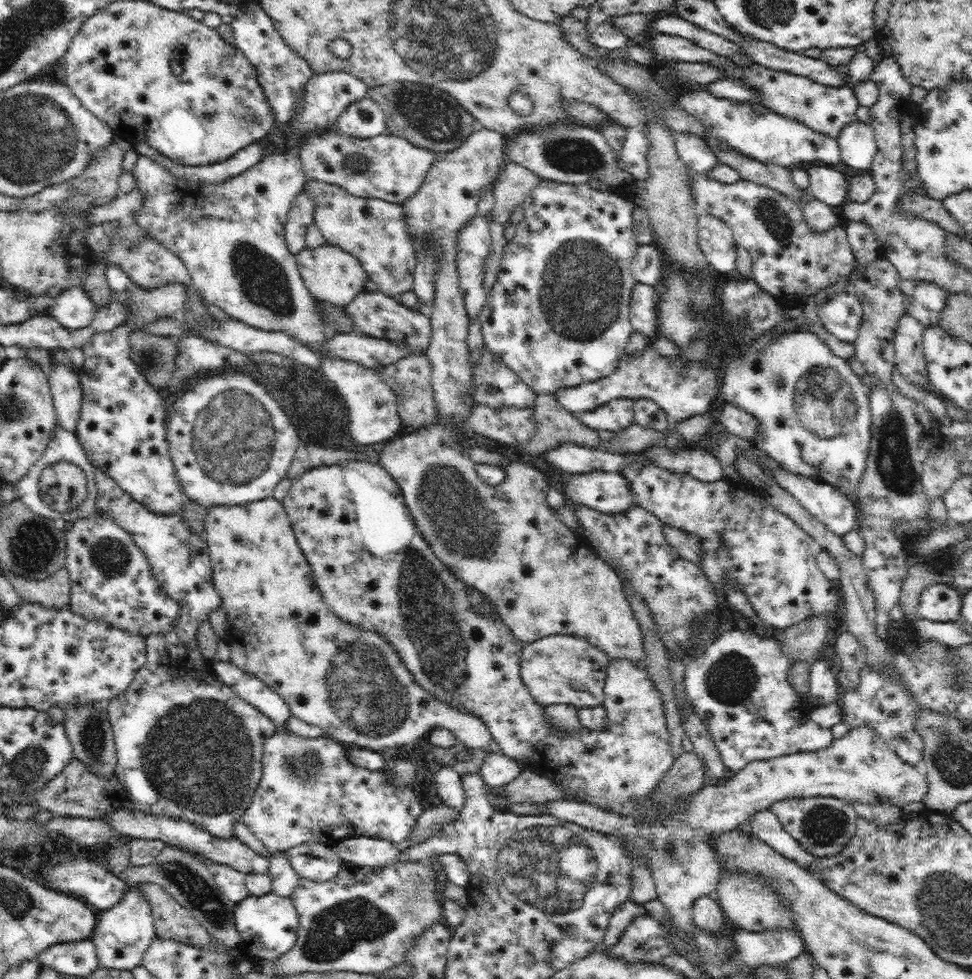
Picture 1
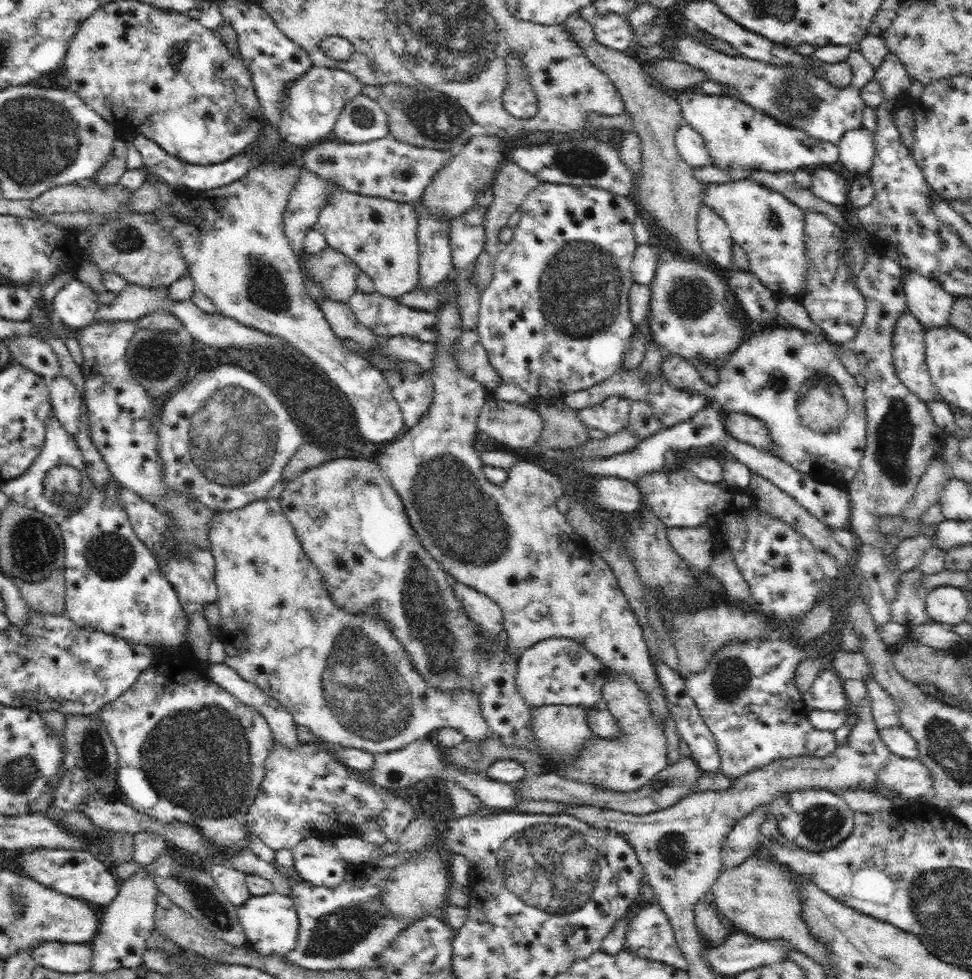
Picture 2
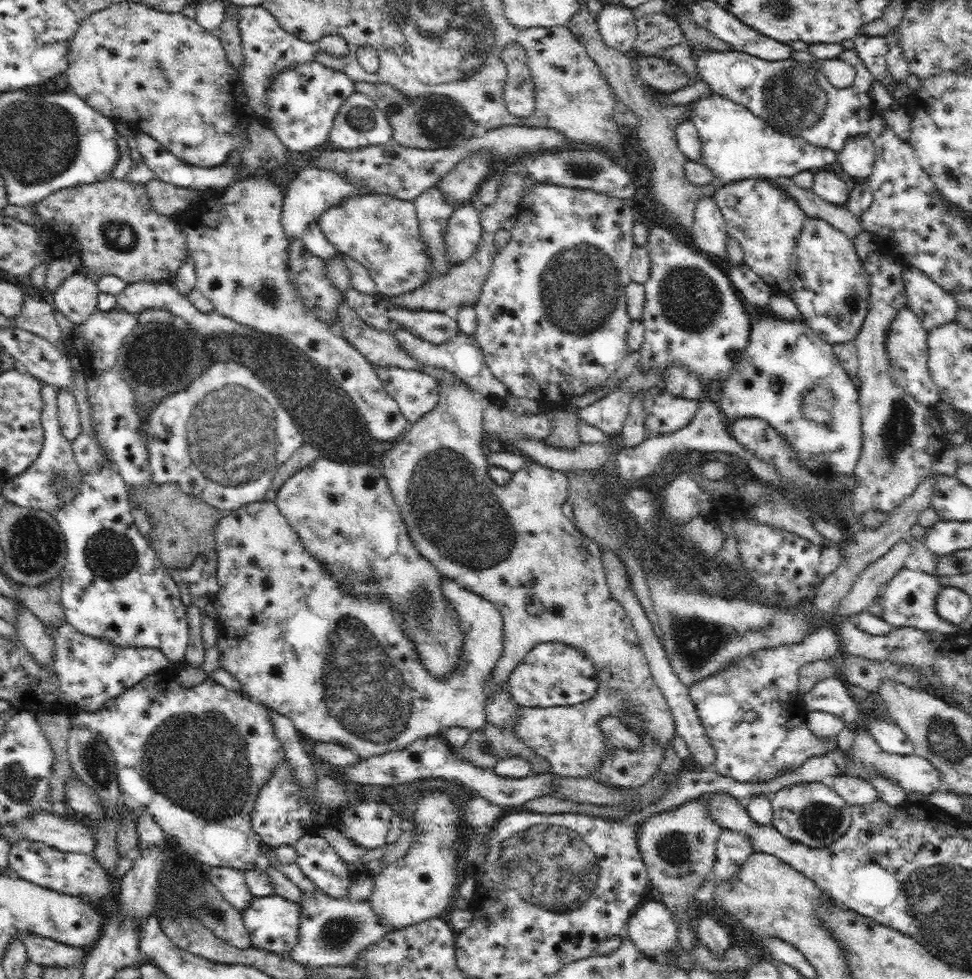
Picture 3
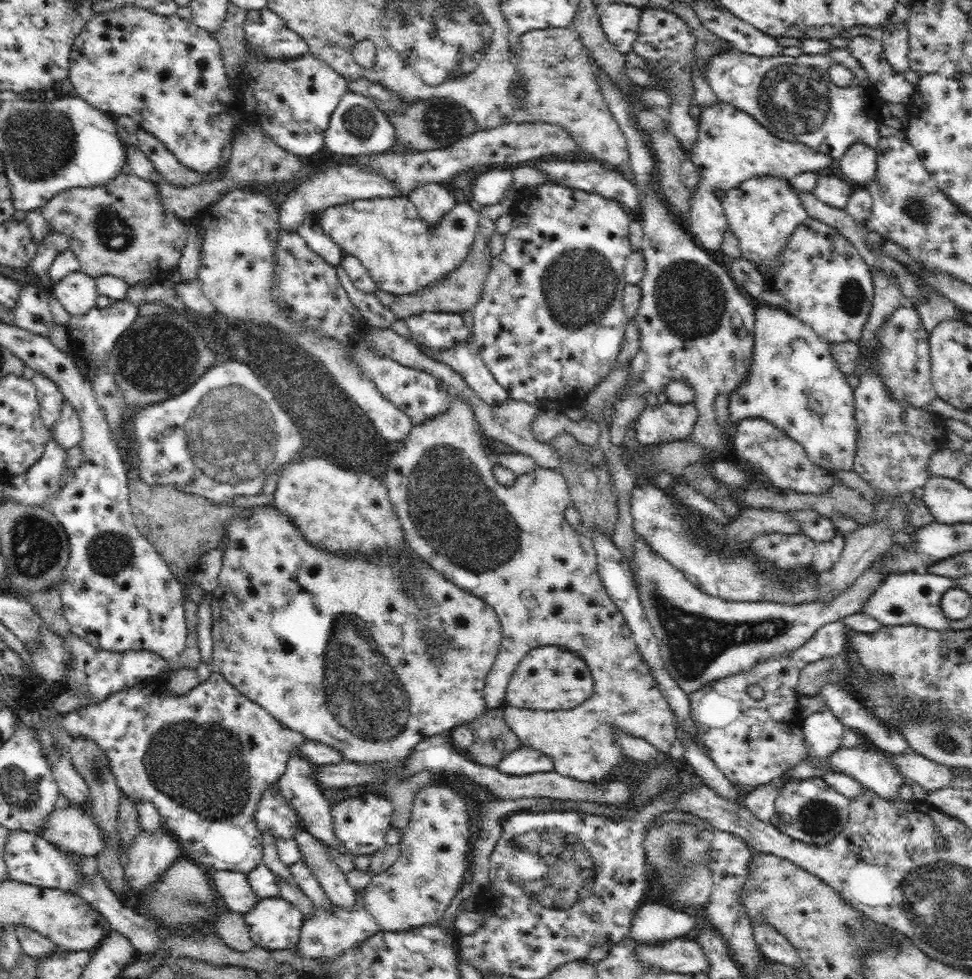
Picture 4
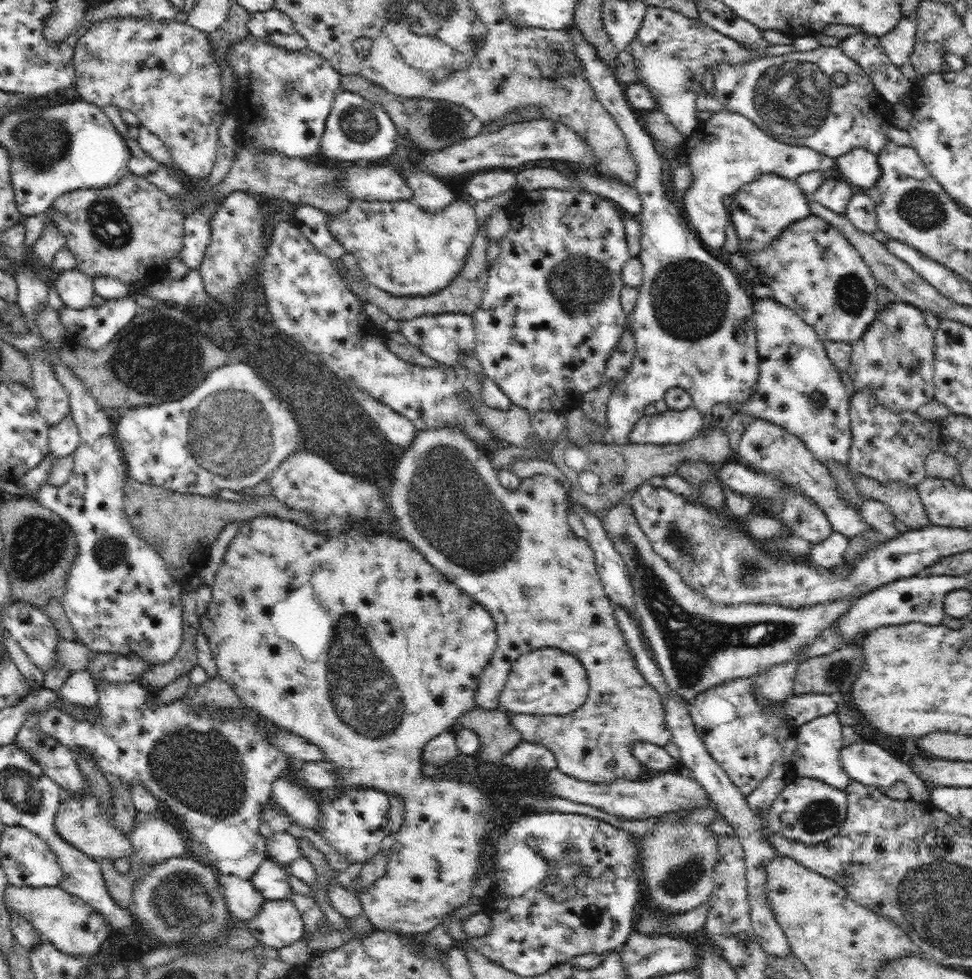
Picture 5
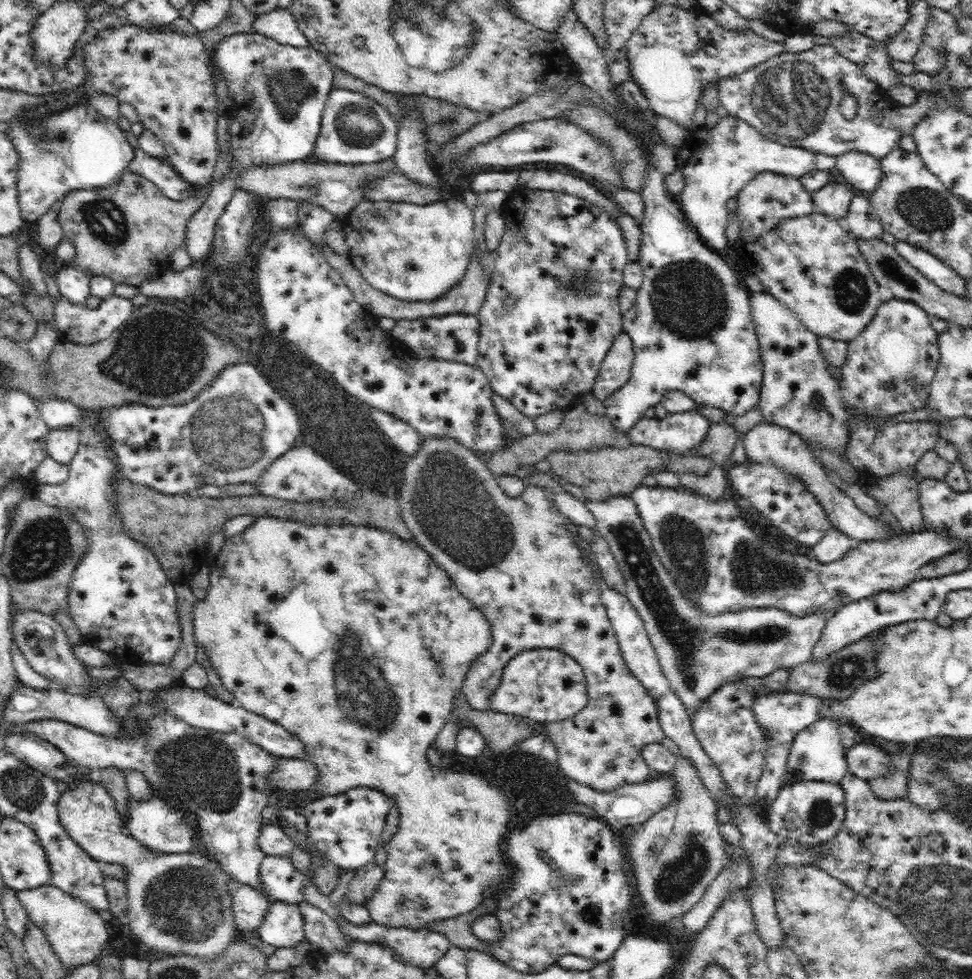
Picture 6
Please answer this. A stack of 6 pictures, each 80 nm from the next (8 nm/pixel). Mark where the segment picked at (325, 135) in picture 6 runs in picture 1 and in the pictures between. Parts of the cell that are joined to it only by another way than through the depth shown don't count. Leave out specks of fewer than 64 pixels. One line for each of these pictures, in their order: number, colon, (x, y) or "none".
1: (363, 119)
2: (362, 119)
3: (359, 122)
4: (358, 125)
5: (357, 131)

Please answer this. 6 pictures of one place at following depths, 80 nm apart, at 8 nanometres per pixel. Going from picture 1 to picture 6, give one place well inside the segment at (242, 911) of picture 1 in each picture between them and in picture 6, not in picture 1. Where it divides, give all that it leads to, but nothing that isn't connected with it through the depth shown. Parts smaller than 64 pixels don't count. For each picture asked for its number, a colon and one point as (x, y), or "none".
2: (270, 922)
3: (272, 922)
4: (274, 923)
5: (278, 924)
6: (282, 926)

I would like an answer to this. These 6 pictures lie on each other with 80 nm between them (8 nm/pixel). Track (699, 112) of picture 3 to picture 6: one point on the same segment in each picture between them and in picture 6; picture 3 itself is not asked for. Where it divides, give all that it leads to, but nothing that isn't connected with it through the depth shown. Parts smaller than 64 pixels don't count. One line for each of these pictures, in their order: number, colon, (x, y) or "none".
4: (731, 147)
5: (727, 151)
6: (717, 162)

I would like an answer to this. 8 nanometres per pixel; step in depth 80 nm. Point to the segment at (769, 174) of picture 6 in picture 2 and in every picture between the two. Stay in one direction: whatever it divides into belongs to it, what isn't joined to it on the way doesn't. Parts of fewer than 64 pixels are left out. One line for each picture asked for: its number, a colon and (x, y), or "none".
2: (771, 229)
3: (766, 222)
4: (763, 212)
5: (761, 209)

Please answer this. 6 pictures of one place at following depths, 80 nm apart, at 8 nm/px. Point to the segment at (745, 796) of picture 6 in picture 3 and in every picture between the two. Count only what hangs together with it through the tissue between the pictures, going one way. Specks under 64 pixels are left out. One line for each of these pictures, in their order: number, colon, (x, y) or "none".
3: (752, 710)
4: (752, 741)
5: (745, 736)

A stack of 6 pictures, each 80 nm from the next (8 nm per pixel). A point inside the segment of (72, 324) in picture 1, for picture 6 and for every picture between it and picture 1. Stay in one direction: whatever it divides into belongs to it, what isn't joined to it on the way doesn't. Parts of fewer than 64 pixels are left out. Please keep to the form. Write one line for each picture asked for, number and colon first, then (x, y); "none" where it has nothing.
2: (76, 304)
3: (76, 298)
4: (77, 292)
5: (76, 289)
6: (73, 284)

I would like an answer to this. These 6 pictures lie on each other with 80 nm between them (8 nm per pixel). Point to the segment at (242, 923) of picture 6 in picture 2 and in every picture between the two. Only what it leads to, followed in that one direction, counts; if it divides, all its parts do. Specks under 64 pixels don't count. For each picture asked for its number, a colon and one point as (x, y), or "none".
2: (232, 882)
3: (230, 882)
4: (234, 890)
5: (242, 899)

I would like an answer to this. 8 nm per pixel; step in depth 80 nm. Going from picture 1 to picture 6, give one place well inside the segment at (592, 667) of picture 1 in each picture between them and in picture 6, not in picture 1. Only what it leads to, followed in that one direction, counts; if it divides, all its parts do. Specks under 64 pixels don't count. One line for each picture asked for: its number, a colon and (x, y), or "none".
2: (557, 671)
3: (552, 674)
4: (551, 677)
5: (549, 680)
6: (544, 685)

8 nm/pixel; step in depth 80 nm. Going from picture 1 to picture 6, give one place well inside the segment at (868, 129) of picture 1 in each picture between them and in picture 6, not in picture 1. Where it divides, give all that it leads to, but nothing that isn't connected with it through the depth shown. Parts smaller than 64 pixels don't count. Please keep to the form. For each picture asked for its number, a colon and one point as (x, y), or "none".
2: (857, 149)
3: (857, 157)
4: (858, 163)
5: (860, 167)
6: (863, 171)

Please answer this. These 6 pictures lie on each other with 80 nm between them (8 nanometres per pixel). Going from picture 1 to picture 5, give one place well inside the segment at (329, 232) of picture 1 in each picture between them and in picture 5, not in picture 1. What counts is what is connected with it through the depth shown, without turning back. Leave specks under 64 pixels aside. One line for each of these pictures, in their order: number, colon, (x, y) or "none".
2: (380, 235)
3: (382, 232)
4: (402, 254)
5: (406, 251)

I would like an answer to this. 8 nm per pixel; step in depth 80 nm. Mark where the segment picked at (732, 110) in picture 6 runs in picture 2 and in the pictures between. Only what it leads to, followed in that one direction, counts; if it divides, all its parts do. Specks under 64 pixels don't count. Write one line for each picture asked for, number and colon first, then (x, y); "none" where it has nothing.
2: (797, 96)
3: (795, 98)
4: (794, 98)
5: (792, 97)

